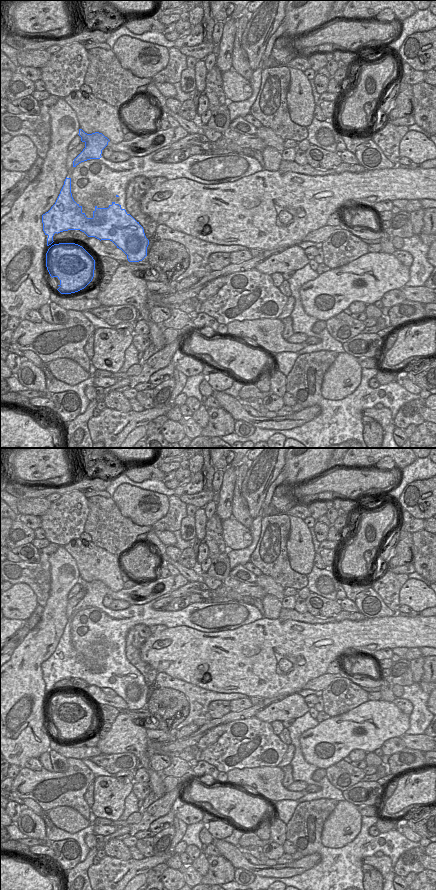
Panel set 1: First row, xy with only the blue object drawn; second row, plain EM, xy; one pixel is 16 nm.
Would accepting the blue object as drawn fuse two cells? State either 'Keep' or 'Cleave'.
Cleave

